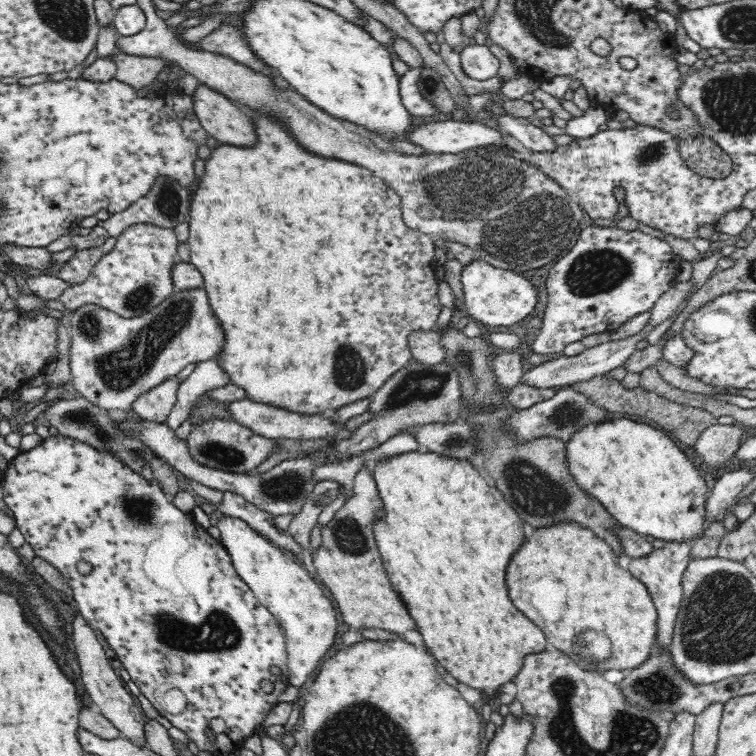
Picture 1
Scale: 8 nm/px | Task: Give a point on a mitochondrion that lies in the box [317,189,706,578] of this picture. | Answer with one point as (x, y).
(540, 495)

